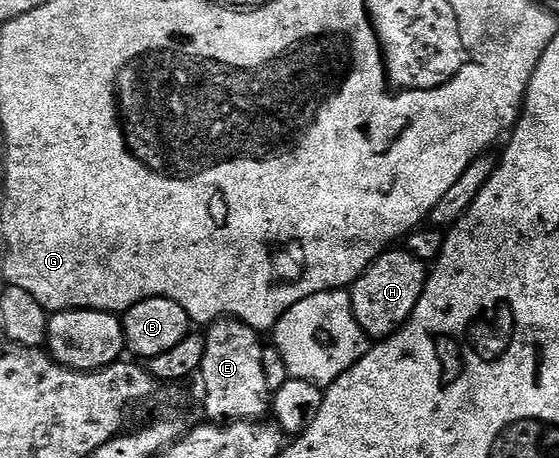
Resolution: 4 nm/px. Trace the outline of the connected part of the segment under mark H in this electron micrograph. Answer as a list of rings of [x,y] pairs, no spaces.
[[[395,247],[374,261],[354,285],[350,286],[355,318],[367,332],[368,338],[382,339],[396,333],[411,317],[411,312],[423,294],[427,282],[428,266],[408,253],[406,248]]]

